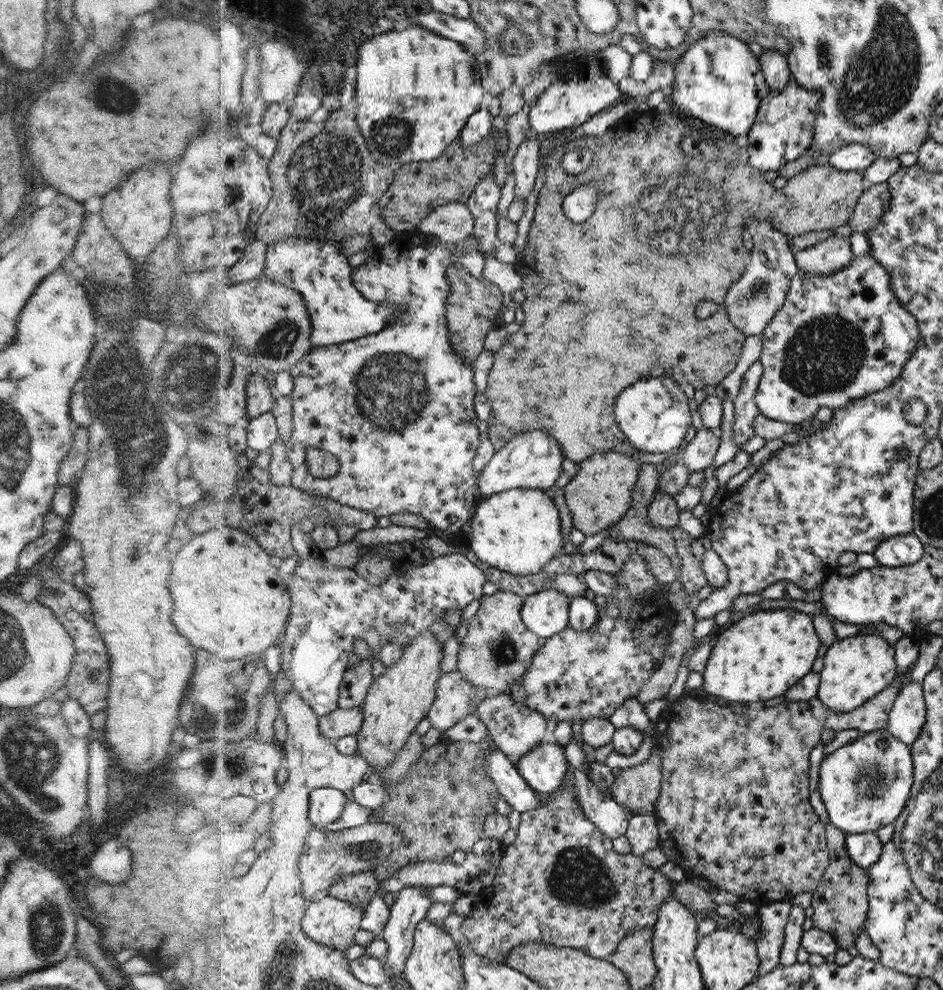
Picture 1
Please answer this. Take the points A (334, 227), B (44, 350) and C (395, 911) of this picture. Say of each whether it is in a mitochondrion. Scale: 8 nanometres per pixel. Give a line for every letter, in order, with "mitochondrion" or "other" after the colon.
A: other
B: other
C: other

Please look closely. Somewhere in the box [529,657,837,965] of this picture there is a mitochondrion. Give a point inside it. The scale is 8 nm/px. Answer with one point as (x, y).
(580, 880)

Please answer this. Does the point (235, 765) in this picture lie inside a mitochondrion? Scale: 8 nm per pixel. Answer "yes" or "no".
yes

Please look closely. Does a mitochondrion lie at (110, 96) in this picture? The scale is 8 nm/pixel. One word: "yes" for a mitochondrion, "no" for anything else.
yes

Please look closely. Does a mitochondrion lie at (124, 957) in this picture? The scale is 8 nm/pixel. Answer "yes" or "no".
no

